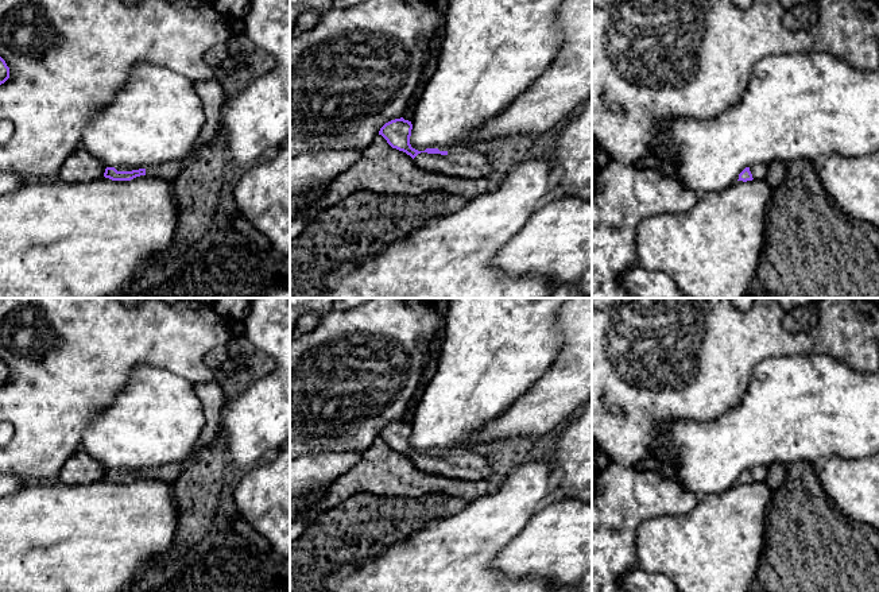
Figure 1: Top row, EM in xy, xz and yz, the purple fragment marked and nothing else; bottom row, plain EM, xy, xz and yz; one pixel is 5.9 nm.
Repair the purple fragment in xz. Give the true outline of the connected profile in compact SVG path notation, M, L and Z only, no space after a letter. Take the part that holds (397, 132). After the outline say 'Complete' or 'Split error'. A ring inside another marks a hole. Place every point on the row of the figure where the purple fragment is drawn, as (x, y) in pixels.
M400 117L386 123L379 135L392 148L410 155L414 165L422 170L468 179L489 178L495 173L479 148L464 147L450 151L440 151L438 148L418 151L413 148L410 144L411 129L411 121Z. Split error

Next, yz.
M756 163L751 167L746 167L740 174L737 181L752 181L752 179L764 179L767 173L767 166L763 163Z. Split error

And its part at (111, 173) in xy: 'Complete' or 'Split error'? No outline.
Split error

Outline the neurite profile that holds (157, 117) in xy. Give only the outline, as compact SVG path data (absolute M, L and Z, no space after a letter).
M139 65L129 71L127 84L117 94L96 111L82 132L82 147L107 167L136 167L185 160L195 151L195 143L205 125L205 112L194 84L171 69L156 65Z

